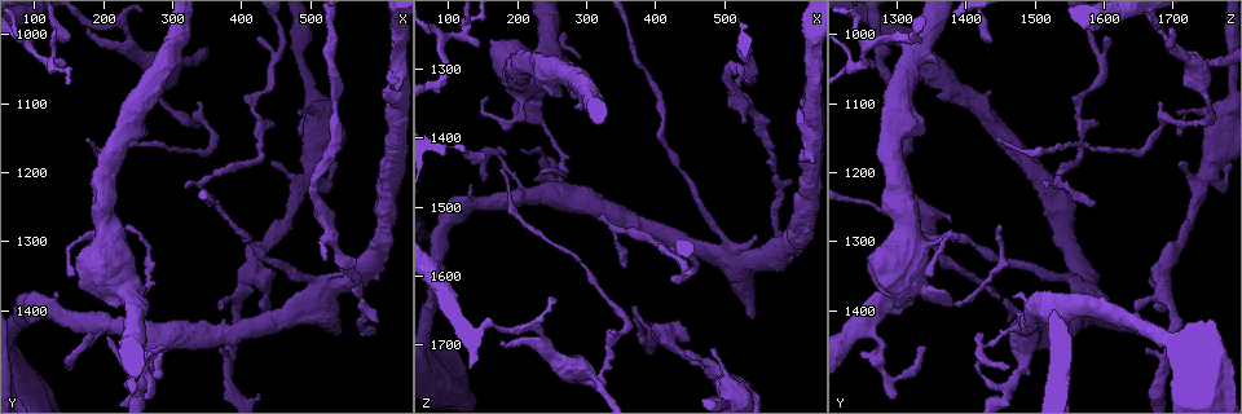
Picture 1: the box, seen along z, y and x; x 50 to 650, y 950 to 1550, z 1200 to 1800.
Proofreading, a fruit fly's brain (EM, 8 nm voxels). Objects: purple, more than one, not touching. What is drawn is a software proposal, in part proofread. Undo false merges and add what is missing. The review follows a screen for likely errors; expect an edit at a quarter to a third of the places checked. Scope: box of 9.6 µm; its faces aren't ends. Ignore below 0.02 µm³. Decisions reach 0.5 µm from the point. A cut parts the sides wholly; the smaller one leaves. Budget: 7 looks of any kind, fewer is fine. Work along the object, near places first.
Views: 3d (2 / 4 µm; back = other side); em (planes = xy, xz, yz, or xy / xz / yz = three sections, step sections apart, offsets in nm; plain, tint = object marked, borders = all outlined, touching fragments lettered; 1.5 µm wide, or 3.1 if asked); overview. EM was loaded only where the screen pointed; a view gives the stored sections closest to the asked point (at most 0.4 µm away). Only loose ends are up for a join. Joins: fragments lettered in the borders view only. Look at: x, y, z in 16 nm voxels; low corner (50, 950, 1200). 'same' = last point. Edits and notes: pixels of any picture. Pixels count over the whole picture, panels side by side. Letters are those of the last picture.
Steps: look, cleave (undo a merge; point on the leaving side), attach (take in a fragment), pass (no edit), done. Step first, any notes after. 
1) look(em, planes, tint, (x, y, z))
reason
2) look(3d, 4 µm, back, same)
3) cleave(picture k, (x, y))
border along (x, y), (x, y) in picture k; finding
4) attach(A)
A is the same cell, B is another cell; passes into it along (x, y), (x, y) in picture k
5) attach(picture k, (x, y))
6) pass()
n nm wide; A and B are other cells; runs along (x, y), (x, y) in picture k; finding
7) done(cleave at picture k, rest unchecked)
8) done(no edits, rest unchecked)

look(3d, 2 µm, (210, 1435, 1420))
tapers out

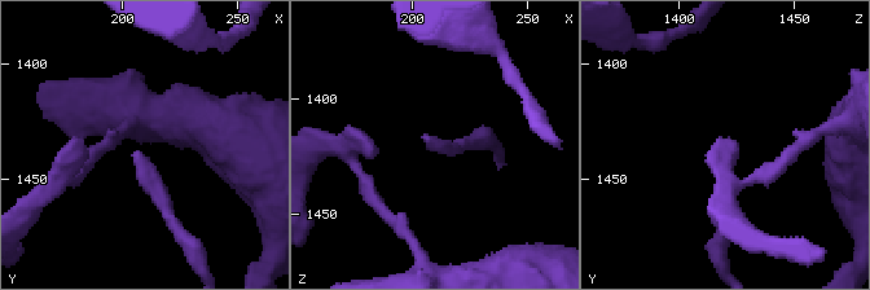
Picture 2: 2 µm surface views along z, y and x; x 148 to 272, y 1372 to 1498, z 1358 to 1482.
look(em, yz, step 8, tint, (208, 1438, 1417))

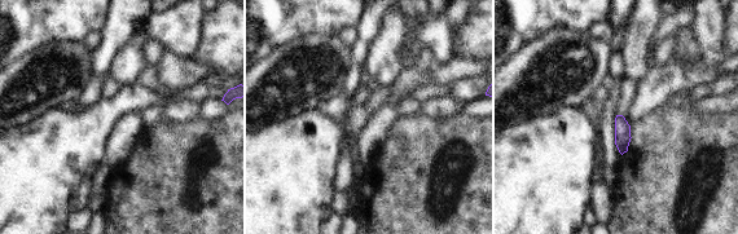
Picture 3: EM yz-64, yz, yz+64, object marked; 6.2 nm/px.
look(em, planes, borders, same)
cut it another way

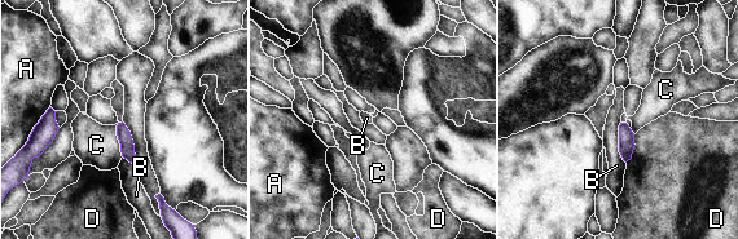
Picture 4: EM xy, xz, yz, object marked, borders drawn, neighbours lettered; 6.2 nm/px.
pass()
A, B, C and D are other cells; border along (620, 122), (619, 154), (626, 163) in picture 4; none of them fits

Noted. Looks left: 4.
look(3d, 4 µm, (370, 1400, 1645))
tapers out

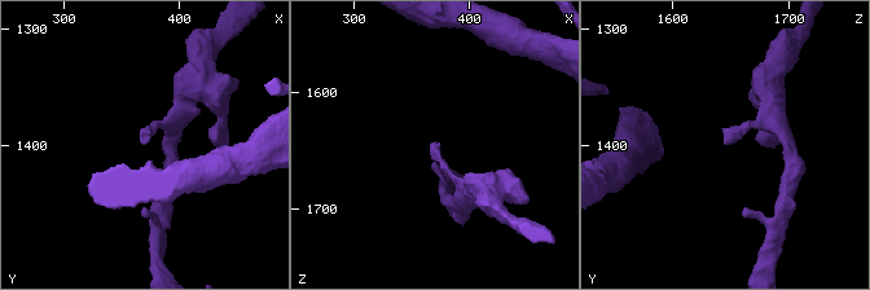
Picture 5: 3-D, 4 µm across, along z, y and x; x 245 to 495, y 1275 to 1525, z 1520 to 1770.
look(em, planes, borders, (366, 1398, 1646))
now the EM

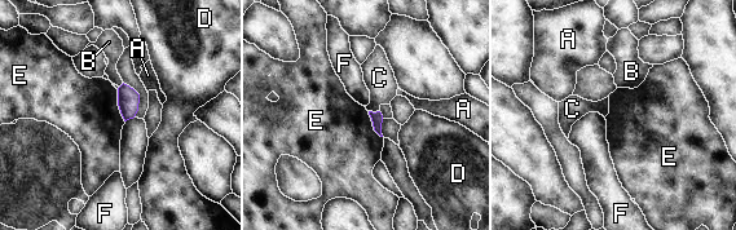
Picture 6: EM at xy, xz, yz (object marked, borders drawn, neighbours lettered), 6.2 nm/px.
attach(C)
C is the same cell, A, B, D, E and F are other cells; passes into it along (377, 118), (374, 113), (379, 78) in picture 6; it goes on there

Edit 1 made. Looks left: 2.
look(em, planes, borders, (355, 1240, 1590))
tapers out

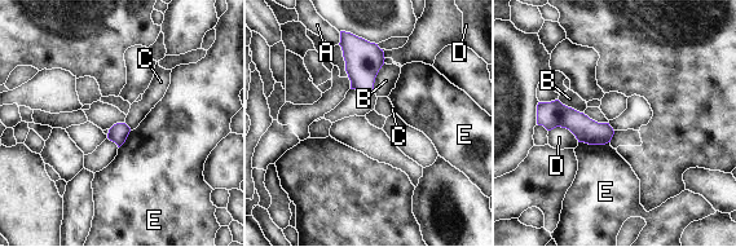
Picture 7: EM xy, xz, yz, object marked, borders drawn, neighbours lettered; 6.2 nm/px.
pass()
A, B, C, D and E are other cells; runs along (541, 109), (609, 133) in picture 7; none of them fits

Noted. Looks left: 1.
done(attach at picture 6, rest unchecked)

